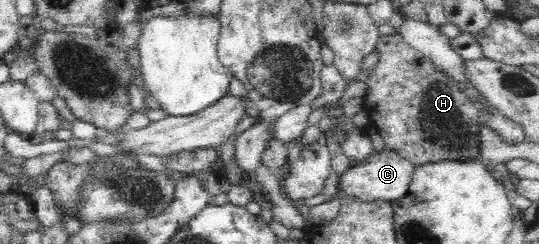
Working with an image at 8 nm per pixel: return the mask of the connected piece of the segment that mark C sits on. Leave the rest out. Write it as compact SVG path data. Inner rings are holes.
M389 149L375 151L365 162L355 164L340 175L337 184L338 194L347 193L366 202L399 201L400 198L405 198L409 192L415 168L416 165L407 160L399 151Z

